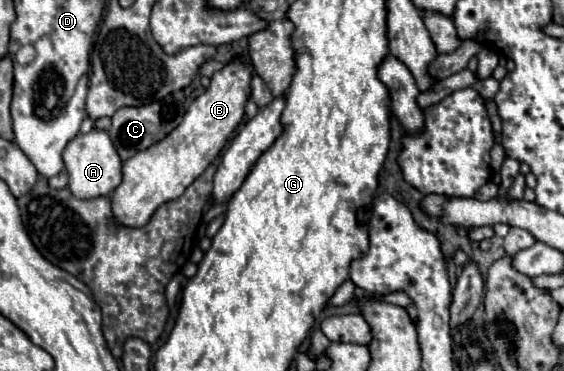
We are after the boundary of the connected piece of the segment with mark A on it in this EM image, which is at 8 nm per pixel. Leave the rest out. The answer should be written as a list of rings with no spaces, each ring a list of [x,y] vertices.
[[[91,130],[89,134],[79,134],[63,150],[63,162],[69,174],[69,190],[75,198],[89,200],[97,196],[109,196],[121,184],[121,158],[111,146],[111,138],[103,130]]]

